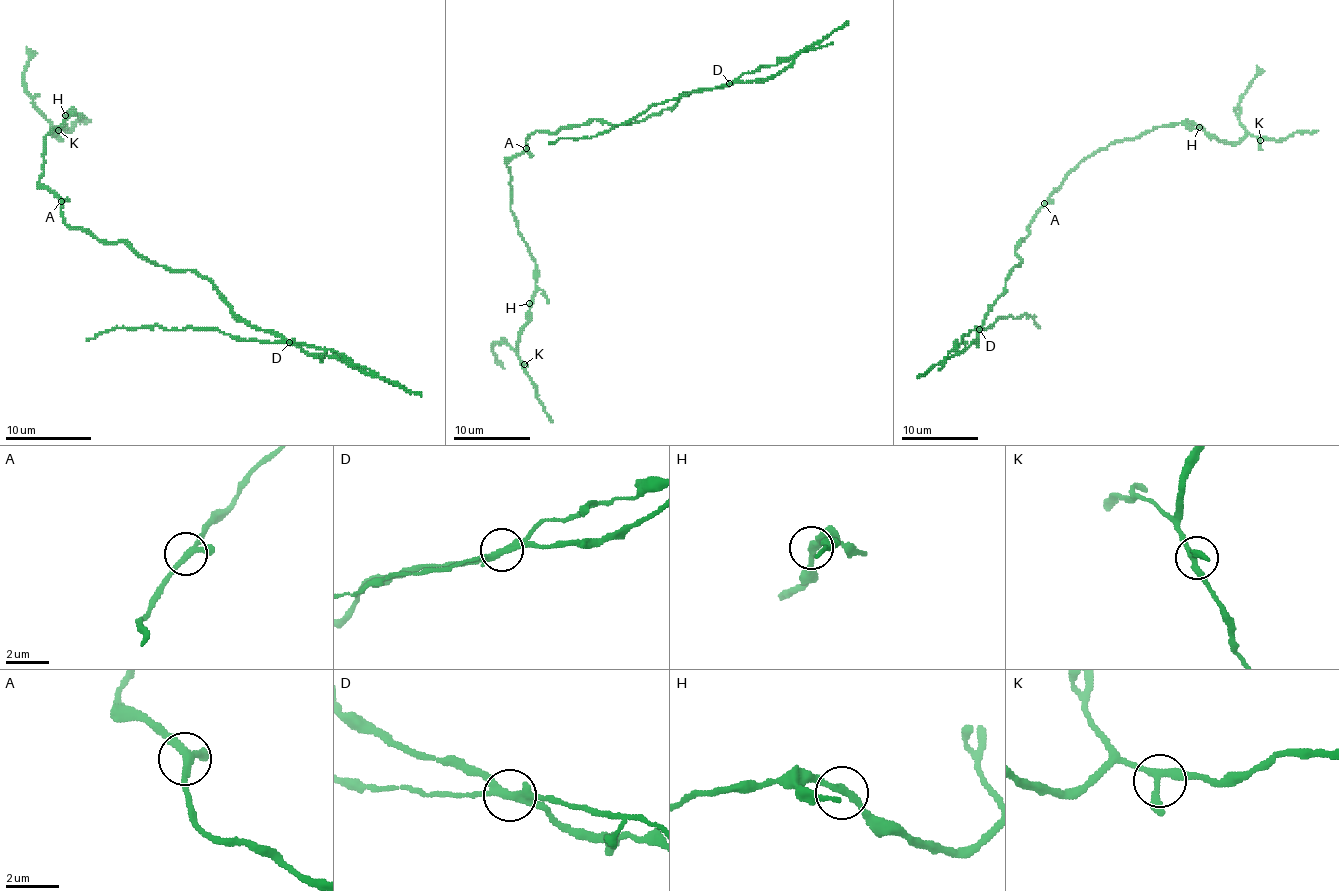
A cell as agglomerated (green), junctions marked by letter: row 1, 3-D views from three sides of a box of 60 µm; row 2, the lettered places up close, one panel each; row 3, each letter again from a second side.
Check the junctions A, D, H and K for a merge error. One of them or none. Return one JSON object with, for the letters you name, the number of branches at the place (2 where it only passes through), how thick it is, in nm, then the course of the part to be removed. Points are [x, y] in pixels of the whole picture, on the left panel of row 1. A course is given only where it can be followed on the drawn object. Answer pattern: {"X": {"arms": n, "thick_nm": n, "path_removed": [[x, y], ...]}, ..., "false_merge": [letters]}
{"D": {"arms": 3, "thick_nm": 260, "path_removed": [[288, 343], [243, 341], [217, 330], [153, 326], [112, 328], [86, 341]]}, "false_merge": ["D"]}

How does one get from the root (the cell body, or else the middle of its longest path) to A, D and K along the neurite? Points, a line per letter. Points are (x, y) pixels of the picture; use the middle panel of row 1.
A: (560, 127), (554, 132), (535, 130), (526, 140), (526, 148)
D: (560, 127), (589, 125), (595, 119), (614, 127), (639, 123), (670, 109), (683, 96), (723, 88), (729, 82)
K: (560, 127), (554, 132), (535, 130), (506, 165), (510, 211), (535, 263), (535, 295), (518, 338), (524, 364)

